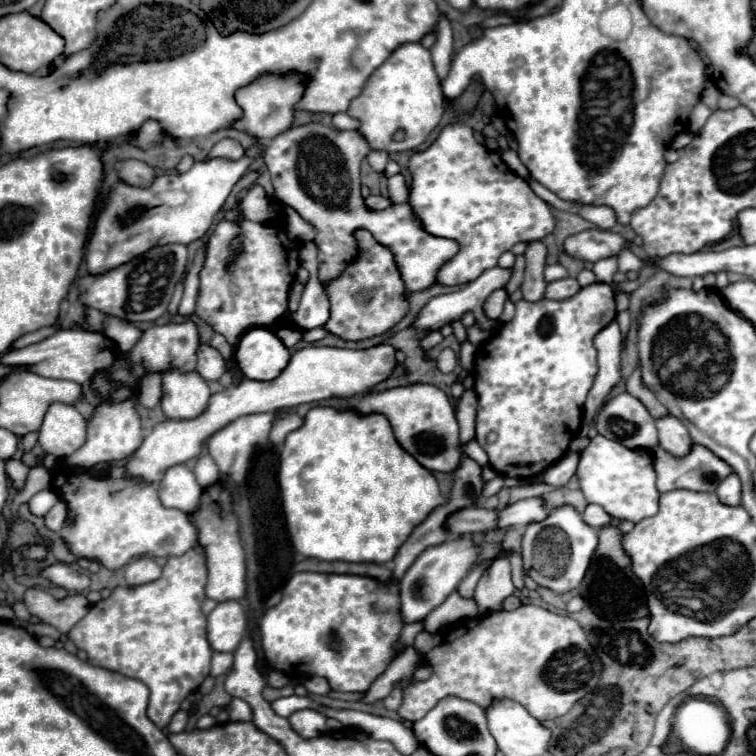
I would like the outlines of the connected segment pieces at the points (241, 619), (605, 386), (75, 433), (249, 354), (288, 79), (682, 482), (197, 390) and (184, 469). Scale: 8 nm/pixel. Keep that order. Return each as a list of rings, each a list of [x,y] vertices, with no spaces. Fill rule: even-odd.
[[[239,600],[219,602],[207,616],[207,638],[213,650],[233,652],[243,640],[247,616]]]
[[[611,320],[595,338],[593,338],[595,350],[597,350],[597,366],[599,372],[593,380],[593,386],[585,400],[585,416],[591,424],[595,410],[599,404],[603,404],[609,390],[619,382],[619,362],[621,362],[621,332],[617,320]]]
[[[49,404],[39,428],[39,446],[57,458],[73,454],[85,442],[85,418],[71,404]]]
[[[251,328],[241,336],[235,360],[241,372],[251,380],[273,380],[287,366],[291,354],[269,328]]]
[[[259,76],[257,80],[253,80],[253,84],[247,84],[245,88],[239,88],[235,92],[235,100],[243,110],[243,116],[241,120],[235,120],[231,128],[247,132],[249,136],[263,142],[271,140],[273,136],[291,128],[301,92],[305,92],[305,88],[301,88],[301,76]]]
[[[693,444],[685,456],[673,456],[673,454],[665,452],[661,446],[651,448],[651,454],[653,454],[653,468],[657,472],[657,490],[659,492],[669,492],[669,490],[677,490],[677,488],[685,488],[685,490],[693,490],[693,492],[713,492],[717,488],[717,484],[721,484],[721,480],[725,480],[733,472],[729,464],[725,464],[711,450],[707,450],[705,446],[699,446],[699,444]]]
[[[169,368],[161,372],[163,378],[163,396],[161,408],[167,418],[187,420],[199,416],[209,402],[209,386],[207,382],[193,370],[181,372],[177,368]]]
[[[185,464],[169,468],[163,480],[159,482],[159,500],[165,508],[191,512],[197,508],[201,492],[203,488],[197,484],[191,468]]]

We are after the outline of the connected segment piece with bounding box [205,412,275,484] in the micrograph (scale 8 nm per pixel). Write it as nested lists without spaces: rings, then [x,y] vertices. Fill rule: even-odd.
[[[275,412],[241,416],[241,418],[233,420],[233,424],[227,424],[225,428],[221,428],[221,432],[215,432],[213,436],[209,436],[209,440],[205,442],[205,448],[213,456],[213,460],[217,462],[221,474],[225,474],[227,478],[231,478],[235,484],[241,484],[243,482],[253,450],[257,446],[265,444],[267,438],[269,438],[269,430],[271,430],[273,418],[275,418]]]

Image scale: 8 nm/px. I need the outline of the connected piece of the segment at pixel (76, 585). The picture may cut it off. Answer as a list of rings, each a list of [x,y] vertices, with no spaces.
[[[57,562],[57,564],[43,568],[41,576],[51,580],[57,586],[69,590],[69,592],[83,592],[89,588],[89,576],[67,566],[67,564],[63,564],[63,562]]]

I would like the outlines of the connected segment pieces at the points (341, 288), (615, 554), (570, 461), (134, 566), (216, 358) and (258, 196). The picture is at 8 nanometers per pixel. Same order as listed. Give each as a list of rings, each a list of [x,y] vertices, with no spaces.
[[[365,228],[353,232],[353,236],[357,240],[357,256],[345,266],[339,278],[325,284],[331,302],[331,316],[323,328],[341,340],[361,342],[387,334],[395,324],[399,324],[409,312],[409,300],[393,252],[383,244],[377,244],[373,234],[365,232]]]
[[[615,526],[609,528],[601,528],[599,532],[599,546],[597,546],[597,554],[599,556],[609,556],[615,564],[631,564],[629,556],[623,552],[621,548],[621,532]]]
[[[565,452],[563,458],[559,458],[557,462],[553,462],[547,470],[545,470],[545,482],[553,484],[553,486],[565,486],[569,482],[569,478],[575,474],[577,470],[577,462],[579,462],[579,454],[575,452]]]
[[[149,556],[137,558],[137,560],[133,560],[131,564],[125,566],[125,580],[127,580],[129,586],[147,584],[147,582],[157,580],[159,576],[161,576],[161,566]]]
[[[199,346],[197,348],[197,368],[195,368],[205,380],[219,380],[221,374],[227,370],[225,360],[221,354],[211,346]]]
[[[255,184],[249,188],[249,192],[237,202],[237,212],[241,212],[243,218],[255,222],[267,222],[274,218],[281,210],[279,204],[265,200],[263,186]]]

